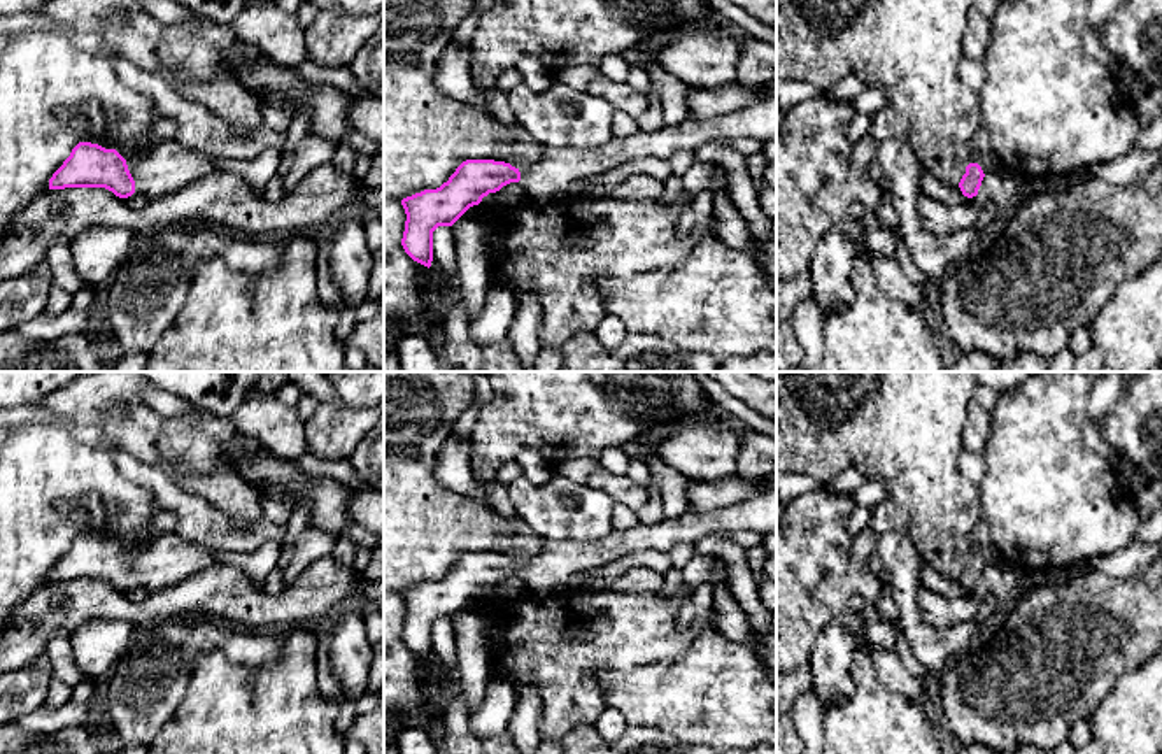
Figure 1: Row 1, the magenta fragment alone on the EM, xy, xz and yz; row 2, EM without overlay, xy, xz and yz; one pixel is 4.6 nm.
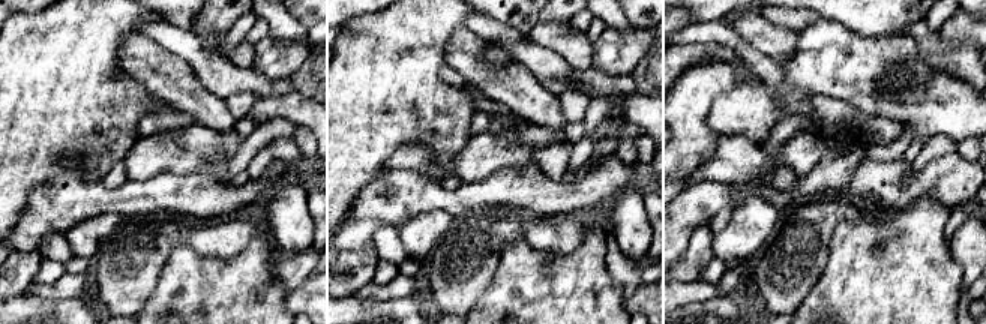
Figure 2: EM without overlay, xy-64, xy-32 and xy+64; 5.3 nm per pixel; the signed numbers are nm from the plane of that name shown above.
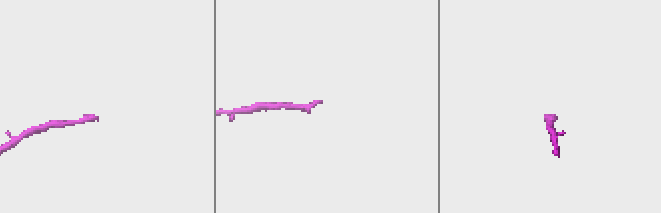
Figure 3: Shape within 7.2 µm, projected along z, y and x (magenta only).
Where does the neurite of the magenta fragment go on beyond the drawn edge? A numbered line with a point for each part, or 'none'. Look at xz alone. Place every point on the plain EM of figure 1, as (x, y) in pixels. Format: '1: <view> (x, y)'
1: xz (559, 560)

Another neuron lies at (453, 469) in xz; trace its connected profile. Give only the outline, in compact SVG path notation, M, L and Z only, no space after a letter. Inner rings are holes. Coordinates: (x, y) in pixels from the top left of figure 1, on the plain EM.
M452 433L438 449L436 480L463 496L478 498L491 480L478 479L470 466L470 440Z

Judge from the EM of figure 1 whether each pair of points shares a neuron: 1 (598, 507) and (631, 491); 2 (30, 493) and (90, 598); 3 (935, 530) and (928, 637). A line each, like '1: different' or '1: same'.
1: different
2: different
3: different

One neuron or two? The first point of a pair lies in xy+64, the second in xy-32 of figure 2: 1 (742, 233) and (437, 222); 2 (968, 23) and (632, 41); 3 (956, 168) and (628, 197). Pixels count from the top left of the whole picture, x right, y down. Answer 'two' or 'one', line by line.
1: one
2: one
3: two

